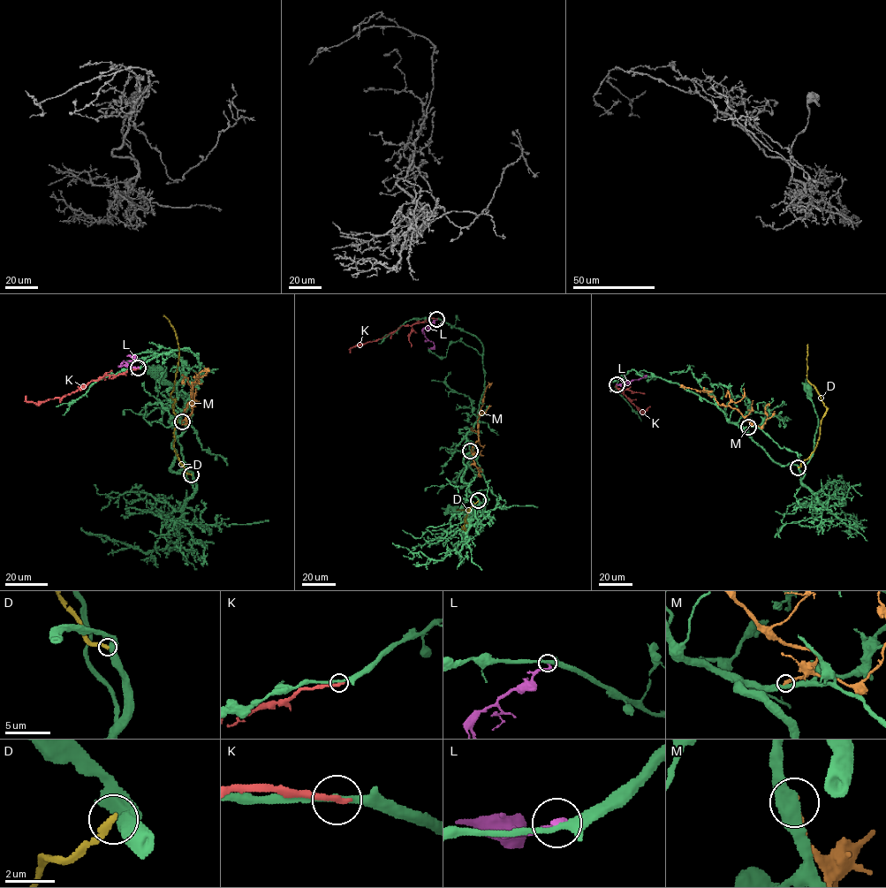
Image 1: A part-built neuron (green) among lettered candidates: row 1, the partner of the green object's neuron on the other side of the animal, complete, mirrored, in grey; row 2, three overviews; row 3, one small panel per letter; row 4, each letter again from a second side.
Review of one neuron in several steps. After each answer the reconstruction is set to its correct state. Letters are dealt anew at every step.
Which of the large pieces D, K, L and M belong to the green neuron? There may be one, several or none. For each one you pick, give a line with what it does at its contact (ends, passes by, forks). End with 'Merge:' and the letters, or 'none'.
Merge: none

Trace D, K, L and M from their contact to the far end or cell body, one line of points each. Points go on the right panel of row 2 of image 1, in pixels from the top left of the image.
D: (798, 466), (815, 446), (821, 420), (827, 407), (816, 389), (807, 380), (807, 344)
K: (617, 385), (642, 412), (650, 406)
L: (617, 384), (645, 375)
M: (747, 426), (753, 421), (736, 409), (720, 405), (706, 391), (680, 387)

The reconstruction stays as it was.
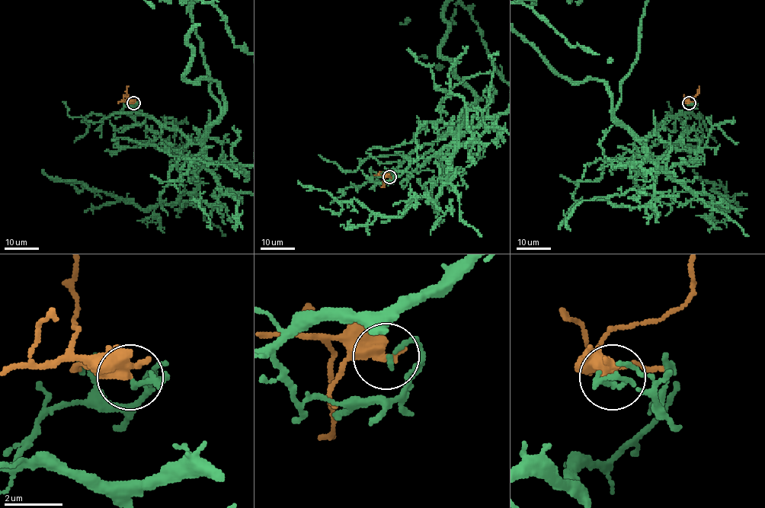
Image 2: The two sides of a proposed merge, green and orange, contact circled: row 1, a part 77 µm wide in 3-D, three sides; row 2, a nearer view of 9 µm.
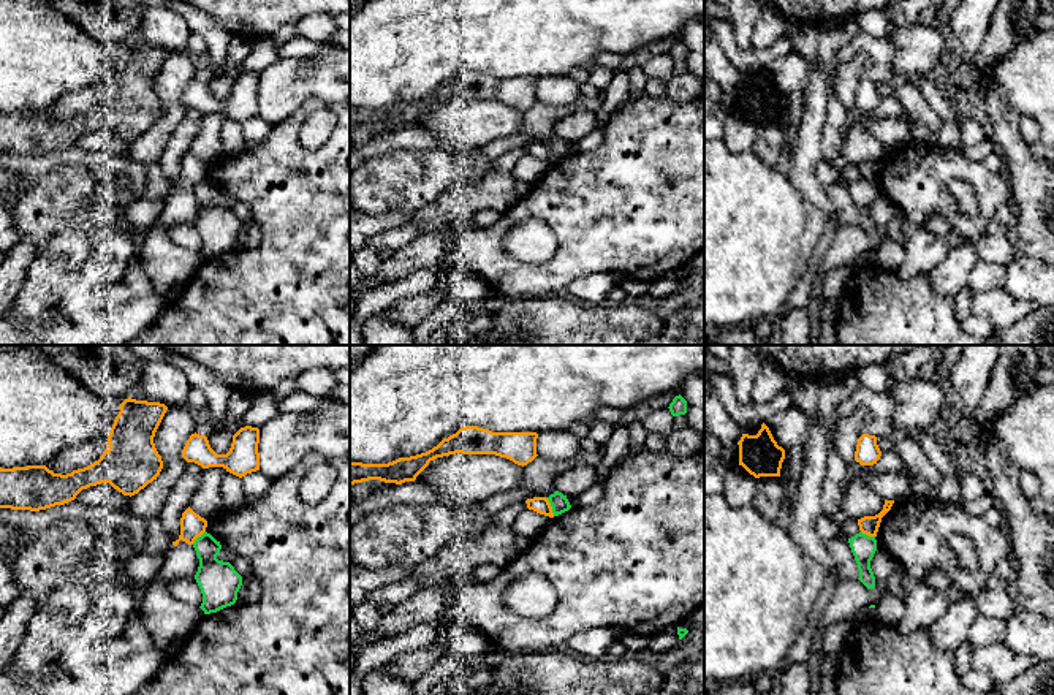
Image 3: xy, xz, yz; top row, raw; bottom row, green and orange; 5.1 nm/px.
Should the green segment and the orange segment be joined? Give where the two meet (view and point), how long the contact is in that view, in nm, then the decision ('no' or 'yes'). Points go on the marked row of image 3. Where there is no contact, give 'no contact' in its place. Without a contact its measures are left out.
meets green in xz at (551, 505); contact 110 nm long; no

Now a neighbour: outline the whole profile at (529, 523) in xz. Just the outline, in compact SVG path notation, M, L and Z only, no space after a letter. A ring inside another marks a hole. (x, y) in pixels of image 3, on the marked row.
M525 508L514 519L511 529L518 537L535 538L551 521L552 518Z

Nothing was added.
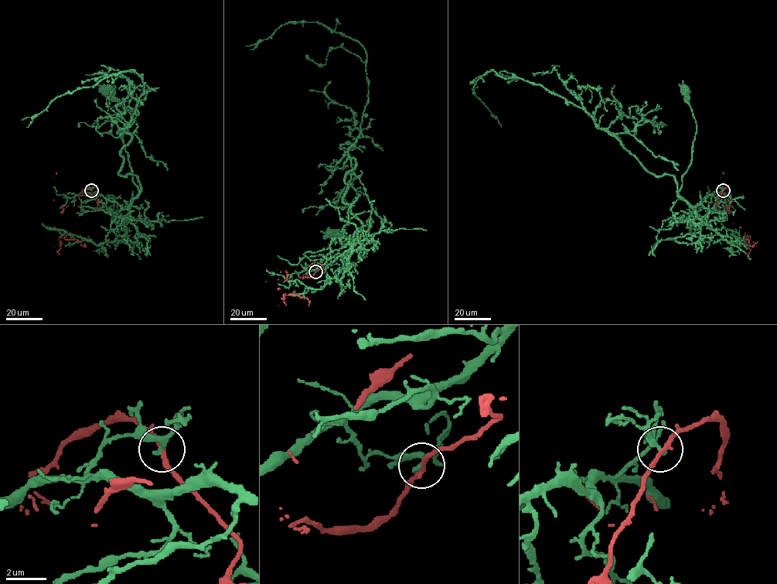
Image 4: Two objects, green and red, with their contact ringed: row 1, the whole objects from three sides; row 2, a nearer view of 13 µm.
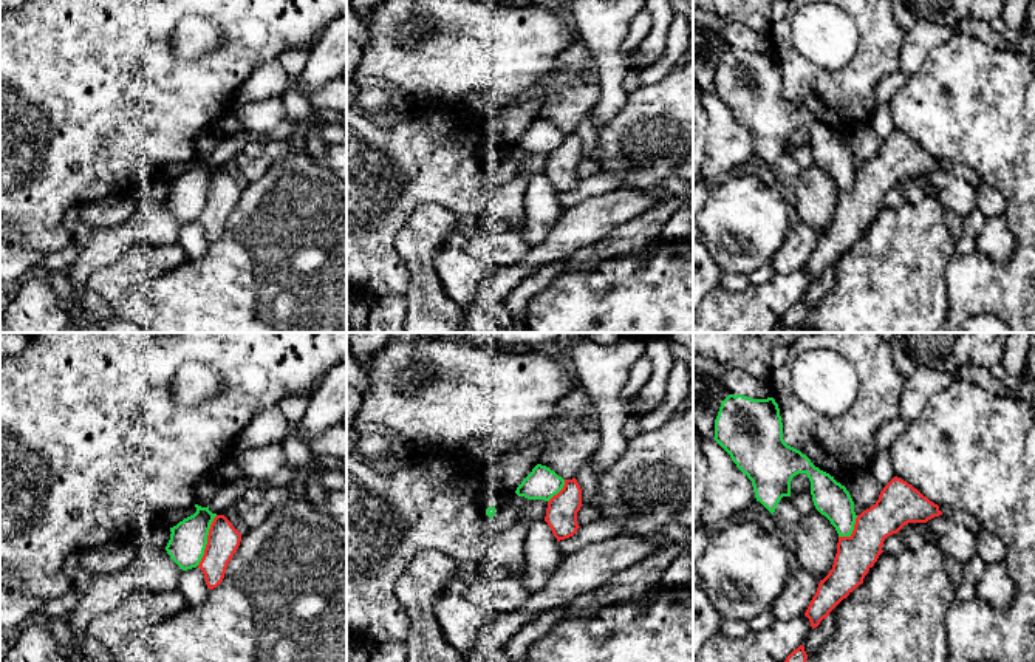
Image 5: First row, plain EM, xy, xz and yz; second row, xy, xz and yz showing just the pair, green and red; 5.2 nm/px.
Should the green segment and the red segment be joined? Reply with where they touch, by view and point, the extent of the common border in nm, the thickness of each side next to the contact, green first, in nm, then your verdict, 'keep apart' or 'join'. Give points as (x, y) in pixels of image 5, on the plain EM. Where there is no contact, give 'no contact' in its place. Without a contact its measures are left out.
xy (206, 194) | 280 nm | 190/170 nm | keep apart

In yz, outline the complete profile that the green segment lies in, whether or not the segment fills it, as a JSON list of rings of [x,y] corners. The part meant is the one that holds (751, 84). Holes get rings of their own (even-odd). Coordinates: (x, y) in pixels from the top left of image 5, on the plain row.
[[[729,48],[715,73],[715,94],[752,135],[757,155],[772,169],[780,153],[791,150],[792,131],[806,127],[815,162],[831,175],[839,190],[851,190],[857,169],[849,145],[784,96],[774,51]]]

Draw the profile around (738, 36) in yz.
[[[738,22],[726,23],[724,37],[730,48],[743,48],[752,53],[772,51],[769,32],[758,32]]]

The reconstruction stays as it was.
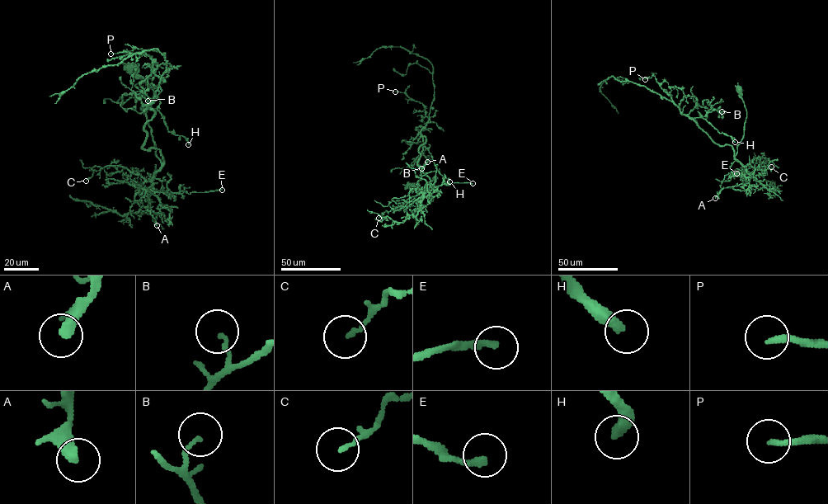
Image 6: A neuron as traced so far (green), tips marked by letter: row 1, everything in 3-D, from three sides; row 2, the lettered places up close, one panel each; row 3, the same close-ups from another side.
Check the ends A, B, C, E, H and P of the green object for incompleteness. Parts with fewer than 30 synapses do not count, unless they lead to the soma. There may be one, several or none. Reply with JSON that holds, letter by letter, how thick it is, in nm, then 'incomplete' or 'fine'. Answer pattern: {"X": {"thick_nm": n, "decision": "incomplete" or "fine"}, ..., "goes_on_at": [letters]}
{"A": {"thick_nm": 400, "decision": "fine"}, "B": {"thick_nm": 130, "decision": "fine"}, "C": {"thick_nm": 130, "decision": "fine"}, "E": {"thick_nm": 240, "decision": "fine"}, "H": {"thick_nm": 340, "decision": "incomplete"}, "P": {"thick_nm": 190, "decision": "incomplete"}, "goes_on_at": ["H", "P"]}

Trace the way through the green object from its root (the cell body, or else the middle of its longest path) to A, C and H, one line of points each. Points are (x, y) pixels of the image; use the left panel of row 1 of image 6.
A: (133, 65), (152, 90), (146, 116), (161, 162), (152, 190), (161, 209), (157, 214), (146, 210), (157, 225)
C: (133, 65), (152, 90), (146, 116), (161, 167), (147, 181), (121, 167), (95, 166), (86, 181)
H: (133, 65), (152, 90), (146, 116), (162, 164), (158, 149), (143, 147), (150, 109), (188, 144)

